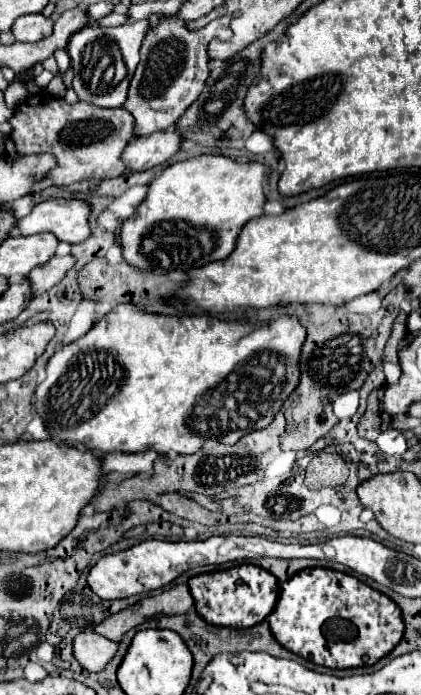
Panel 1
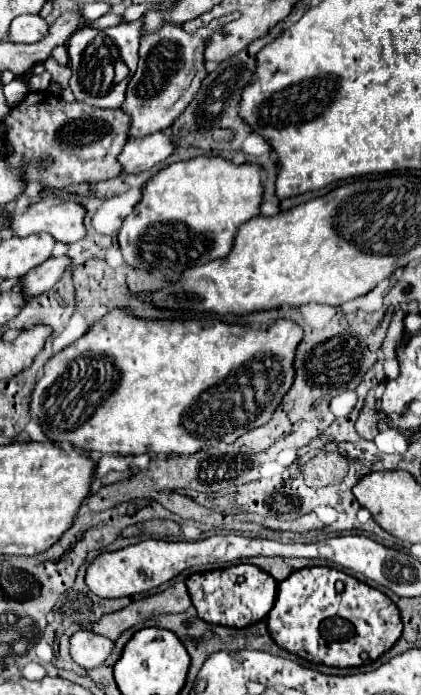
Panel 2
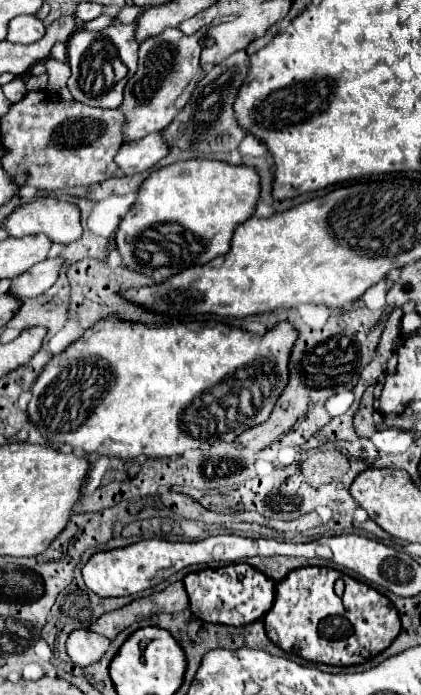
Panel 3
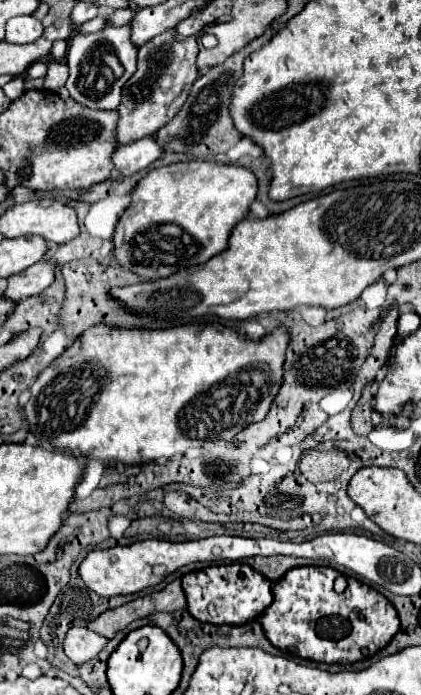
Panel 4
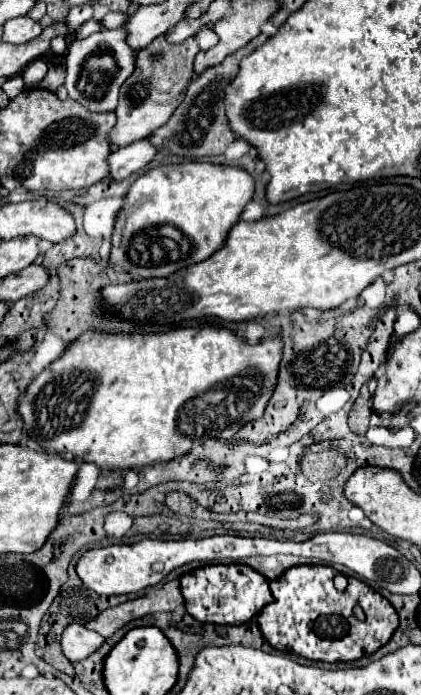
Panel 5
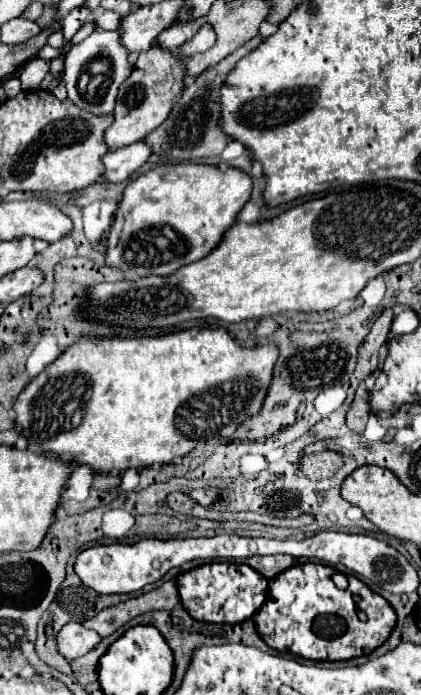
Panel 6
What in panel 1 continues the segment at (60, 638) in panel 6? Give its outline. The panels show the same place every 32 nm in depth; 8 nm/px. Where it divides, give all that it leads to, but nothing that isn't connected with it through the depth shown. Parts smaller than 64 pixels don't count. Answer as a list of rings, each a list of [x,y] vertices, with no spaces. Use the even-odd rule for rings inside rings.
[[[80,632],[74,640],[72,640],[72,654],[78,660],[78,664],[82,668],[86,668],[88,672],[98,672],[102,670],[108,660],[116,654],[118,644],[92,632]]]

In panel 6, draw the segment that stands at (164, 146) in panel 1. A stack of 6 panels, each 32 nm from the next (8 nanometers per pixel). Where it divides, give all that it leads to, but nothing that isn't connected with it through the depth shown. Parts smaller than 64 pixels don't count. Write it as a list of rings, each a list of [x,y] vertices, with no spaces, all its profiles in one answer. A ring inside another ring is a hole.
[[[136,142],[120,150],[110,150],[102,158],[104,164],[102,178],[108,182],[124,182],[132,172],[136,172],[150,158],[150,154],[152,152],[146,142]]]

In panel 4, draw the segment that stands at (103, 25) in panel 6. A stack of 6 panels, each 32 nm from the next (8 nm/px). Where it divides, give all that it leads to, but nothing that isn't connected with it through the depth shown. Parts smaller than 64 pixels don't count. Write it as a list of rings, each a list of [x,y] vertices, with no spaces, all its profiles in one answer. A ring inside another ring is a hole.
[[[120,10],[120,12],[114,12],[106,18],[106,24],[108,26],[124,26],[124,24],[130,24],[134,12],[132,10]]]

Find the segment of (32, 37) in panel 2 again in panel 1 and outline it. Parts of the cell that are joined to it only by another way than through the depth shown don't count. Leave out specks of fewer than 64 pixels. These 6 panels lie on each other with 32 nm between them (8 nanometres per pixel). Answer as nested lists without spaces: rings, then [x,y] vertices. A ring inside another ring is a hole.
[[[26,14],[12,24],[10,32],[16,42],[38,42],[52,34],[52,22],[42,14]]]

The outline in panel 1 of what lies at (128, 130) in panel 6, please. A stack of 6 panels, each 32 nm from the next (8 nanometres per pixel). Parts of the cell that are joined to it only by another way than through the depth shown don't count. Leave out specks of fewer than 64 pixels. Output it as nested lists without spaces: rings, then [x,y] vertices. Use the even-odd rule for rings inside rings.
[[[224,16],[224,18],[212,20],[208,26],[200,28],[200,30],[188,30],[186,22],[182,22],[182,20],[162,18],[160,24],[154,30],[150,30],[148,36],[144,36],[144,44],[140,48],[140,64],[134,72],[134,78],[128,88],[128,98],[124,102],[124,108],[134,116],[134,136],[148,136],[152,132],[172,128],[176,124],[176,120],[186,112],[186,108],[200,96],[200,92],[204,90],[204,80],[210,74],[208,44],[216,36],[220,36],[220,40],[228,40],[232,36],[228,24],[230,24],[230,16]]]

